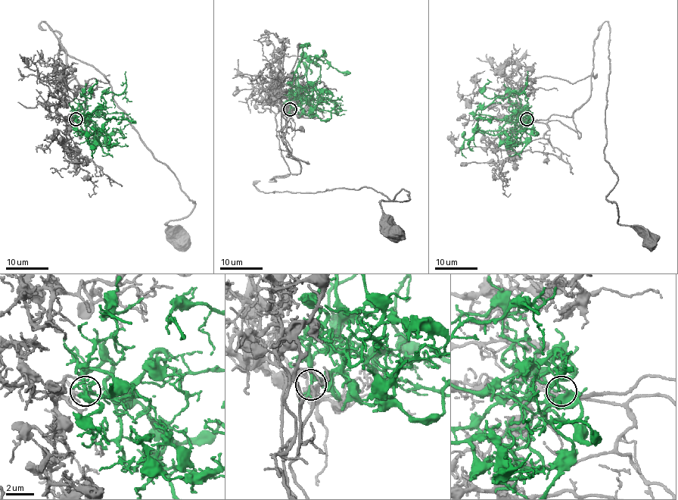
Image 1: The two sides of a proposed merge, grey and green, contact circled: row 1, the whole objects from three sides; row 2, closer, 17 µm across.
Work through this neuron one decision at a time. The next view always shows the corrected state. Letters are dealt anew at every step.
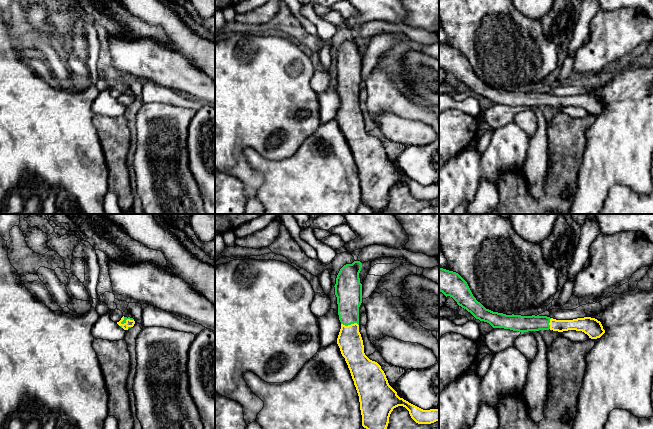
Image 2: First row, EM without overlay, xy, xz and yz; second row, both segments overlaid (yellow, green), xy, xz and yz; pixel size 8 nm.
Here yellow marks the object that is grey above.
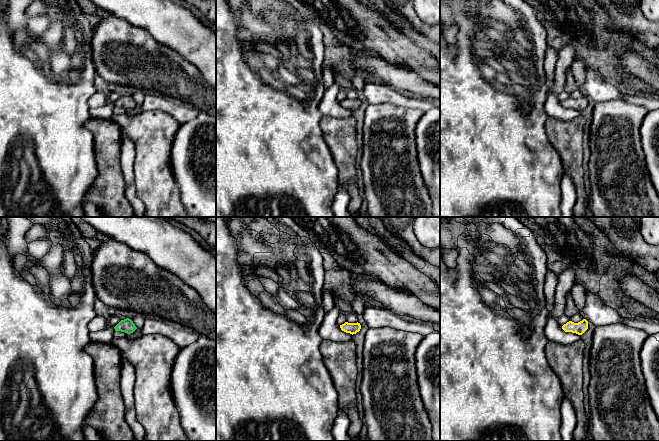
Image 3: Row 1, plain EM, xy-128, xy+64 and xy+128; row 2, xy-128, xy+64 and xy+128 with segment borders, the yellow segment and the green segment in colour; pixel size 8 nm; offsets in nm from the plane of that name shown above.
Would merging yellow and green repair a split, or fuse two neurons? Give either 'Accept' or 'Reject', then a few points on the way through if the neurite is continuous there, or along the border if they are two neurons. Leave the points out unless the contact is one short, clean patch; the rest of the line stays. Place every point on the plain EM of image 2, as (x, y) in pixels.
Accept. Path across: xz (349, 116), (350, 101), (349, 70)

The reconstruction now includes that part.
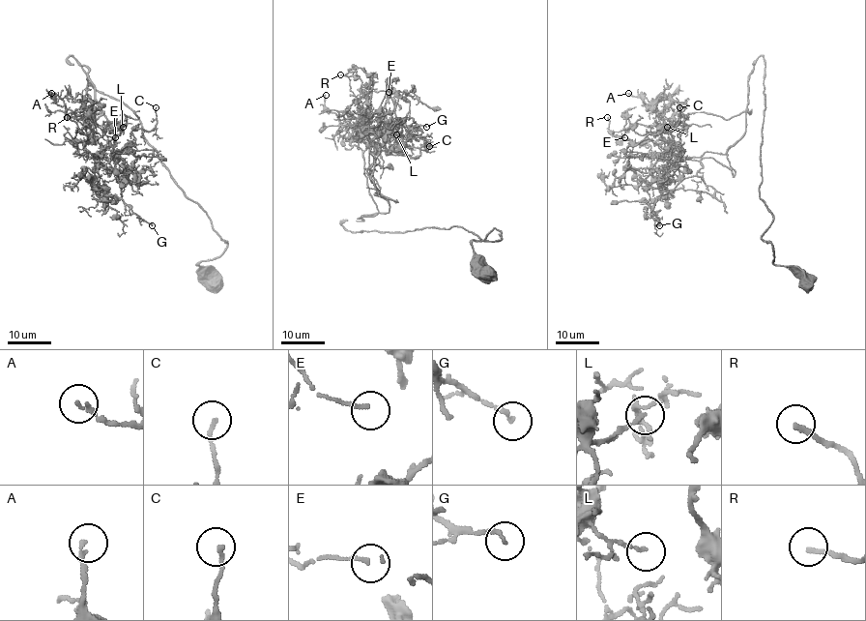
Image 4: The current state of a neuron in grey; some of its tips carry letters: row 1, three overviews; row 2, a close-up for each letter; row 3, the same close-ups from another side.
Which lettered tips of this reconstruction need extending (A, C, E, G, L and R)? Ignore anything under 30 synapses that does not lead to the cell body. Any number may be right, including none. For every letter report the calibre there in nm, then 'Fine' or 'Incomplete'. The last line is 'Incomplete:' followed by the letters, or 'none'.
A: Thickness 160 nm. Fine
C: Thickness 150 nm. Fine
E: Thickness 150 nm. Fine
G: Thickness 140 nm. Fine
L: Thickness 120 nm. Fine
R: Thickness 190 nm. Fine
Incomplete: none

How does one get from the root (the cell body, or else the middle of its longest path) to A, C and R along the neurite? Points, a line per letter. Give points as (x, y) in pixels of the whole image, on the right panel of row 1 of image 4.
A: (808, 283), (762, 237), (773, 219), (759, 192), (764, 58), (729, 119), (659, 118), (628, 93)
C: (808, 283), (762, 237), (773, 219), (759, 192), (764, 58), (724, 154), (626, 150), (673, 131), (679, 107)
R: (808, 283), (762, 237), (773, 219), (759, 192), (762, 56), (729, 119), (683, 114), (639, 143), (607, 117)

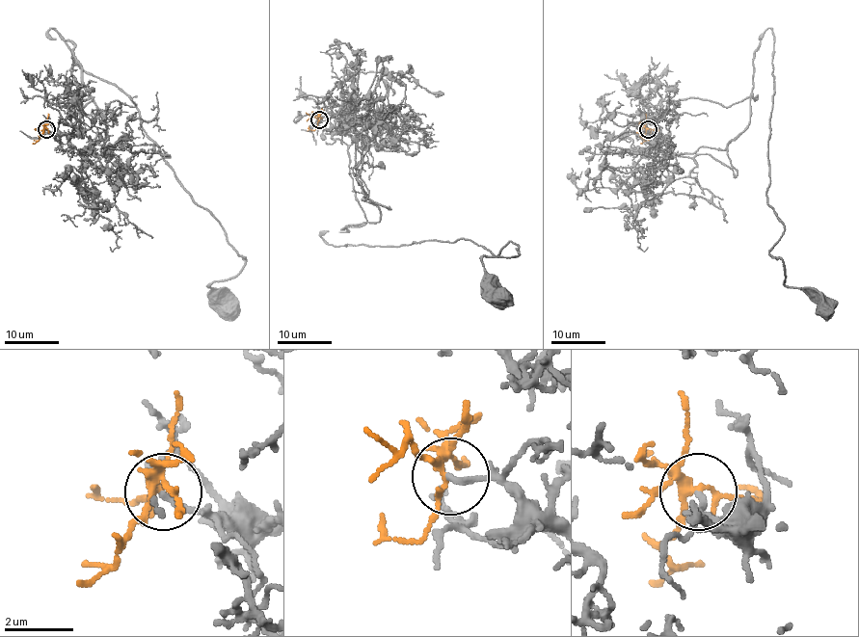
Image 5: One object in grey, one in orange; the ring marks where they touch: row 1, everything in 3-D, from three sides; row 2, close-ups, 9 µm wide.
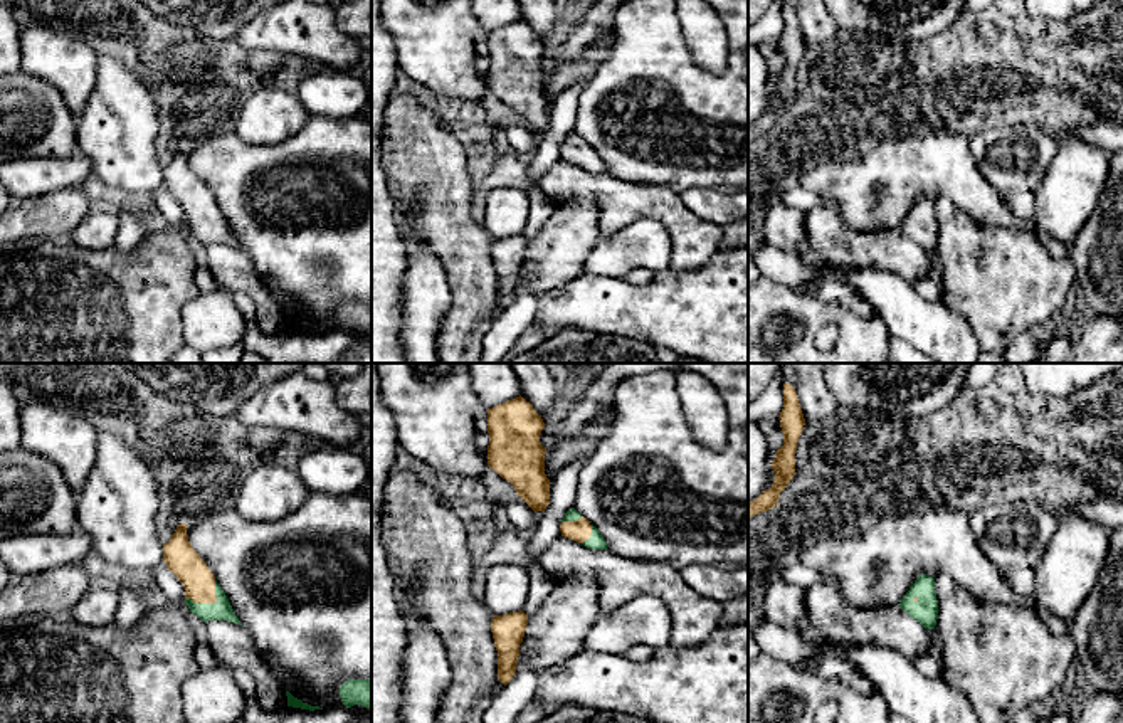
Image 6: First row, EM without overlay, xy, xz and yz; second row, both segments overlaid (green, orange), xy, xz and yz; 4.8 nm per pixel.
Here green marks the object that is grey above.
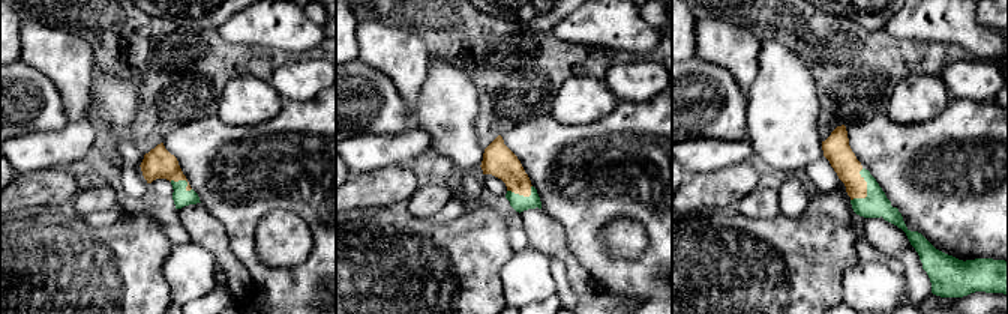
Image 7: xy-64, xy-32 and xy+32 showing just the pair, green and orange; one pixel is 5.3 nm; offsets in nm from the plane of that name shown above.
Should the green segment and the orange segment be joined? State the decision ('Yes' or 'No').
Yes

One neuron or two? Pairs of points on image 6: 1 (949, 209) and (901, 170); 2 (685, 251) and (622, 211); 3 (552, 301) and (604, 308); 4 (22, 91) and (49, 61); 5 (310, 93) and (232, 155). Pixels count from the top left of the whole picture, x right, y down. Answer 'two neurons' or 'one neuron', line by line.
1: two neurons
2: one neuron
3: one neuron
4: two neurons
5: two neurons

